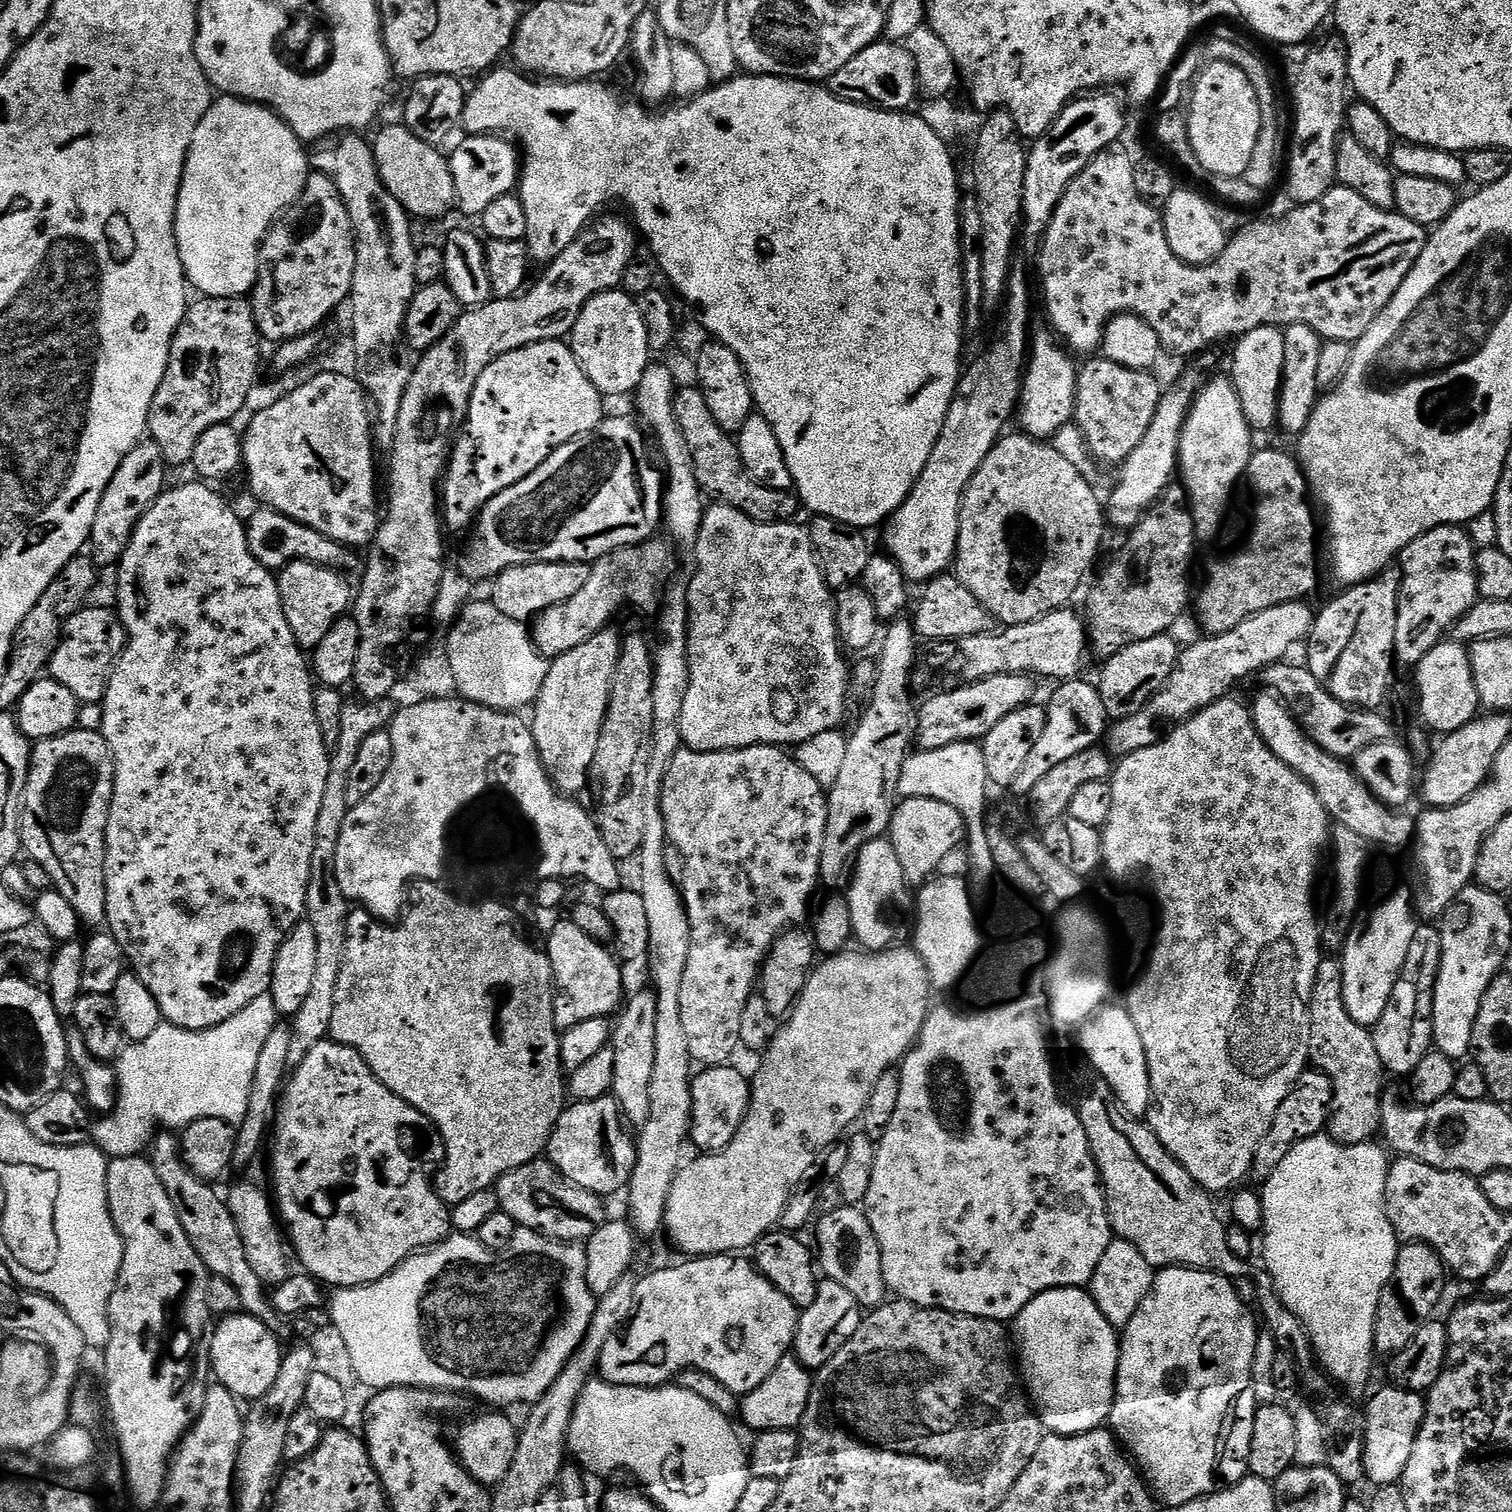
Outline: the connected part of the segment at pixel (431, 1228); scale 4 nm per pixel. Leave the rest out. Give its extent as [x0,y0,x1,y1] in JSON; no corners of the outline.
[270,1038,449,1290]

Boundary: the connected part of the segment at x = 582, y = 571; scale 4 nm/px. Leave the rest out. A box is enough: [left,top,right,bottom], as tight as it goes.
[490,564,588,621]

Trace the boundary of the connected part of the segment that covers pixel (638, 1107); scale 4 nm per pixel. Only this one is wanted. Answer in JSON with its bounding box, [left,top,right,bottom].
[610,991,658,1126]

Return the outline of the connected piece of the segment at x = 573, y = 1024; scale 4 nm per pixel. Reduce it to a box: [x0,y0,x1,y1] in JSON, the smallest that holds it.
[546,918,625,1030]

